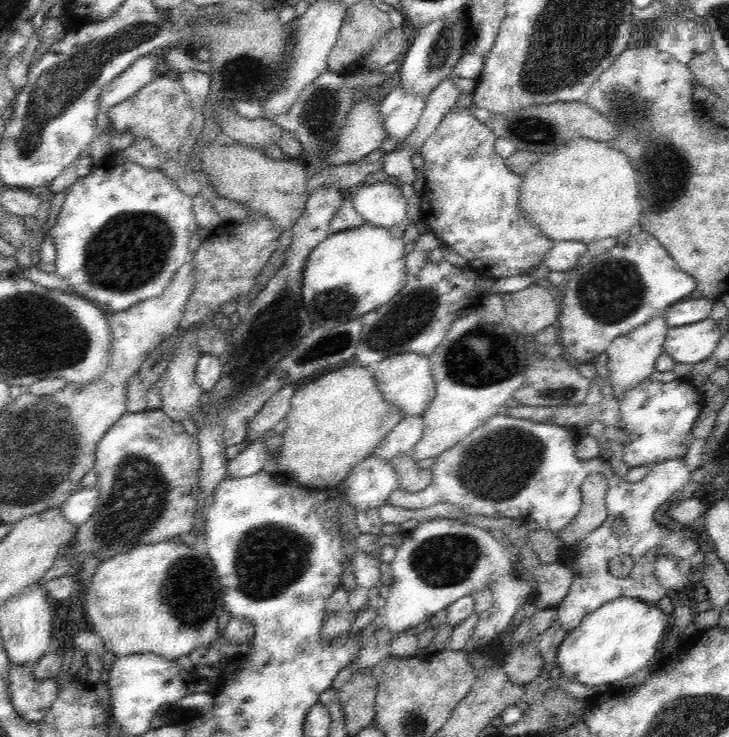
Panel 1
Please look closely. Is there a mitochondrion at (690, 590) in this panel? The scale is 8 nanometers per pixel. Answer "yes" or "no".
no

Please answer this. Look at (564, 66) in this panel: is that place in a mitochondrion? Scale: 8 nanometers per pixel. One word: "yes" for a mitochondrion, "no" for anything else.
yes

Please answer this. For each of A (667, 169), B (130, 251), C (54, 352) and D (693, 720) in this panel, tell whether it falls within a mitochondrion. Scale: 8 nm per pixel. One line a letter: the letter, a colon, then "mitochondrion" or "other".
A: mitochondrion
B: mitochondrion
C: mitochondrion
D: mitochondrion

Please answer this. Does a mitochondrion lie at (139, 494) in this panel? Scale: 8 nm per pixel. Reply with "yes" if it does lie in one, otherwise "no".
yes

